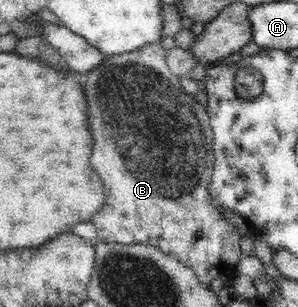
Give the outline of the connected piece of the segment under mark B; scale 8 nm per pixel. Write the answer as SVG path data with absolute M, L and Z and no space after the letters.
M147 44L132 52L110 55L97 69L77 78L85 83L89 97L89 129L93 129L93 169L104 185L103 211L93 217L99 242L141 244L156 247L189 265L197 279L209 284L215 277L235 275L241 255L241 234L214 209L209 199L209 183L214 171L213 132L207 108L185 92L166 62L161 44Z

